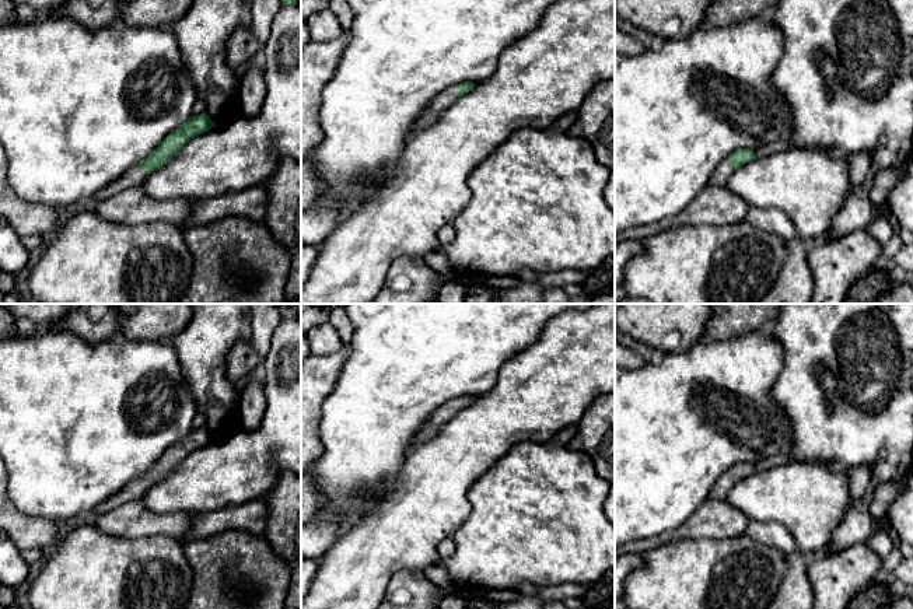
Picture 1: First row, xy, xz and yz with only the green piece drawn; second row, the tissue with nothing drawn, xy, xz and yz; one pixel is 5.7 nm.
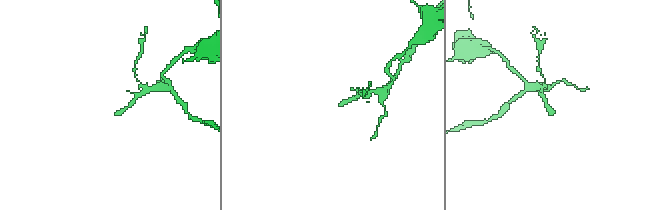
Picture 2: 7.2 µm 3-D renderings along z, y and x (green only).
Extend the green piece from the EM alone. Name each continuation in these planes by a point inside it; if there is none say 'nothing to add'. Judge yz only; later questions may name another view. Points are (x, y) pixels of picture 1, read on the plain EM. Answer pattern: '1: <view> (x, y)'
1: yz (721, 487)

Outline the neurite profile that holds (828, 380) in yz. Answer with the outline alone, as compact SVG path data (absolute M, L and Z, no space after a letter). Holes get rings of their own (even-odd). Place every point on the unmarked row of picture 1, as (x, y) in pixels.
M825 371L825 372L822 372L821 382L822 382L822 388L826 393L826 398L828 398L828 409L832 410L833 398L835 398L835 393L836 393L836 378L832 372Z

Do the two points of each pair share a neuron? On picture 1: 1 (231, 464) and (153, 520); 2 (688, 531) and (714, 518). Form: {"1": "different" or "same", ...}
{"1": "different", "2": "same"}

